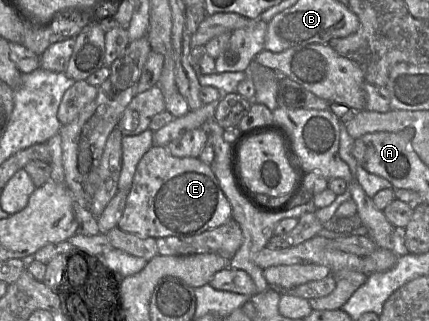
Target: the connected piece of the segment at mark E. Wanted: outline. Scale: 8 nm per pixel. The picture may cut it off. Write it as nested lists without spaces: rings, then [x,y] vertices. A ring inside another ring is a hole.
[[[152,146],[138,163],[118,228],[141,238],[191,236],[216,228],[232,219],[231,205],[210,165],[199,158],[175,157],[166,147]]]

